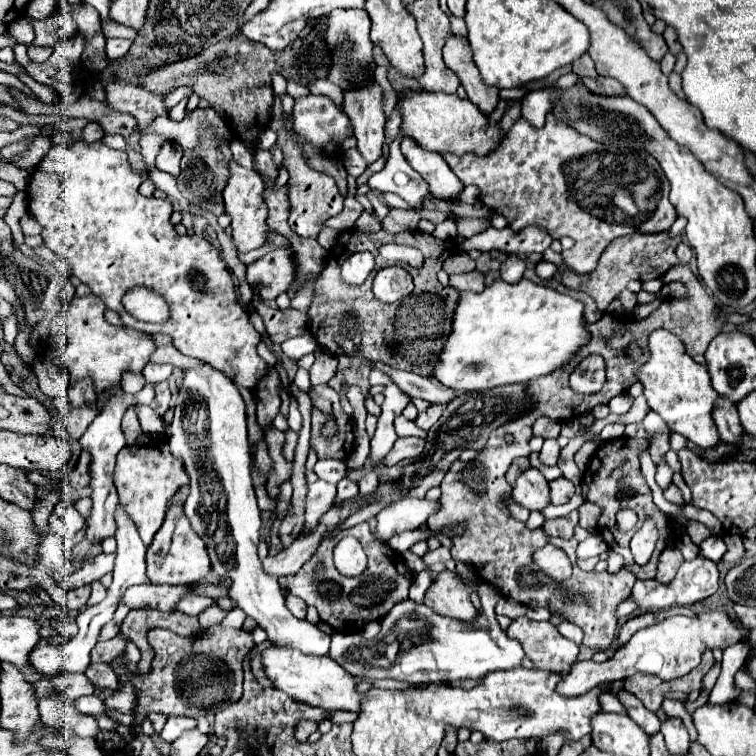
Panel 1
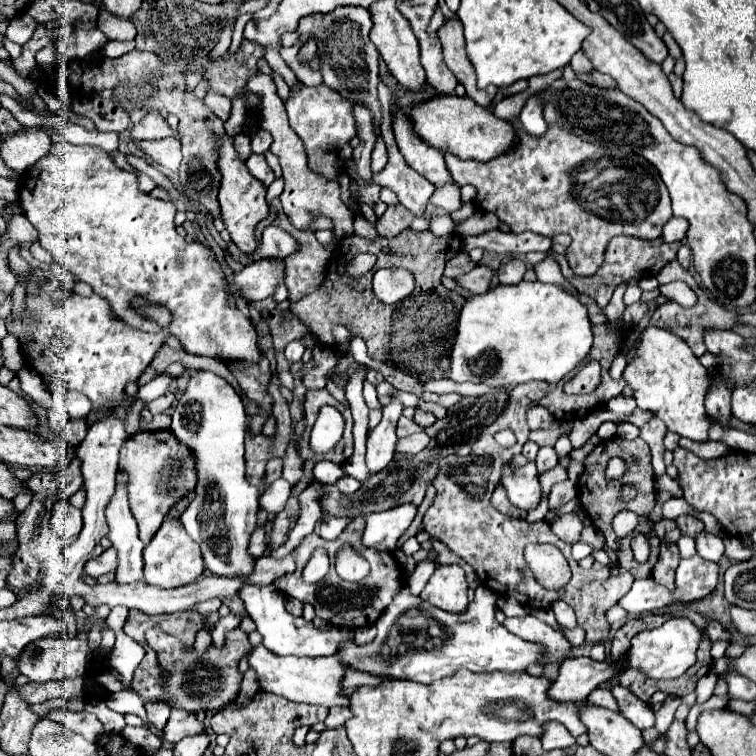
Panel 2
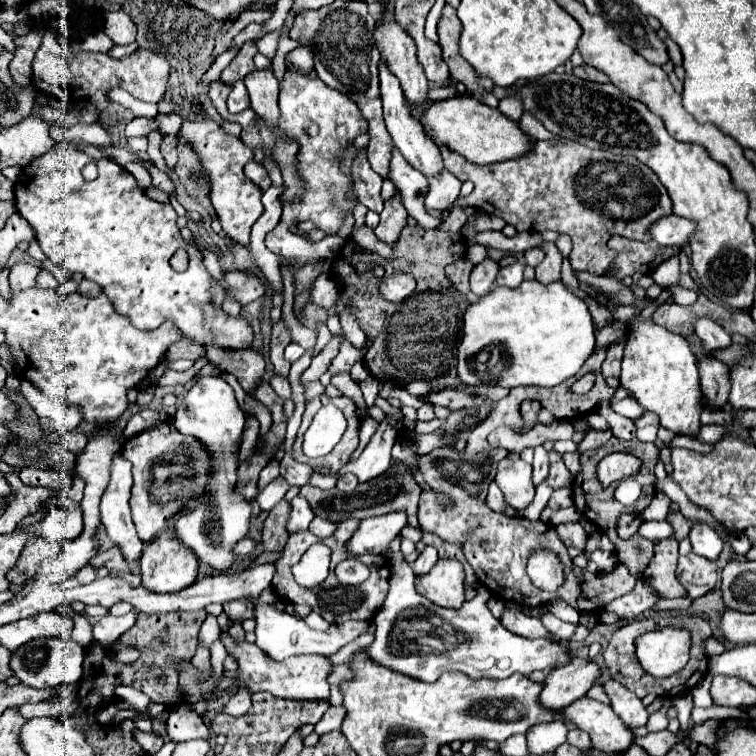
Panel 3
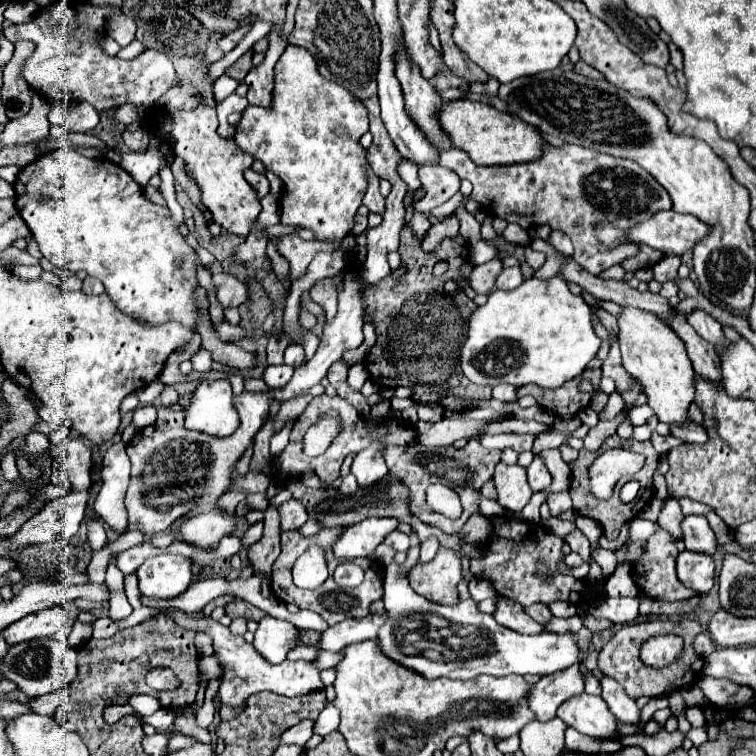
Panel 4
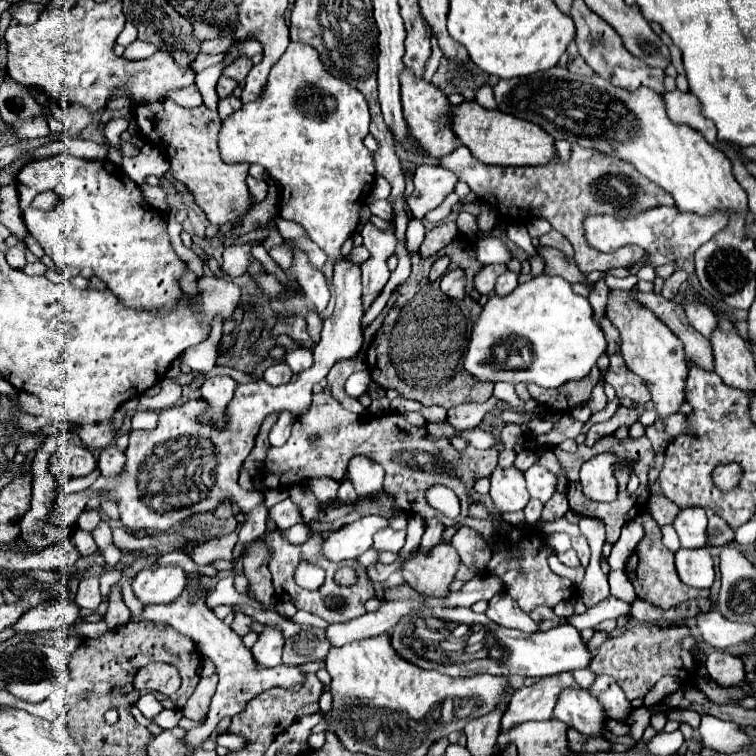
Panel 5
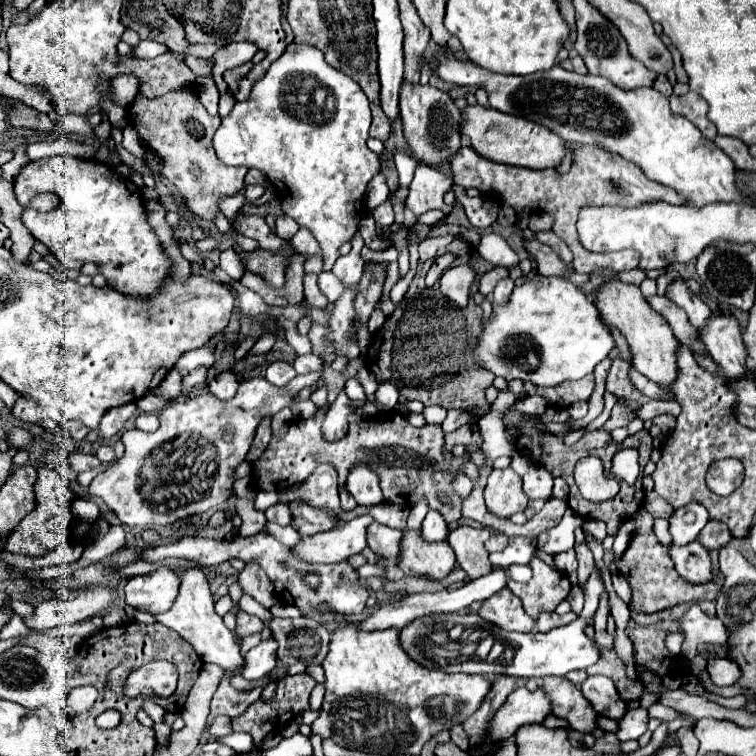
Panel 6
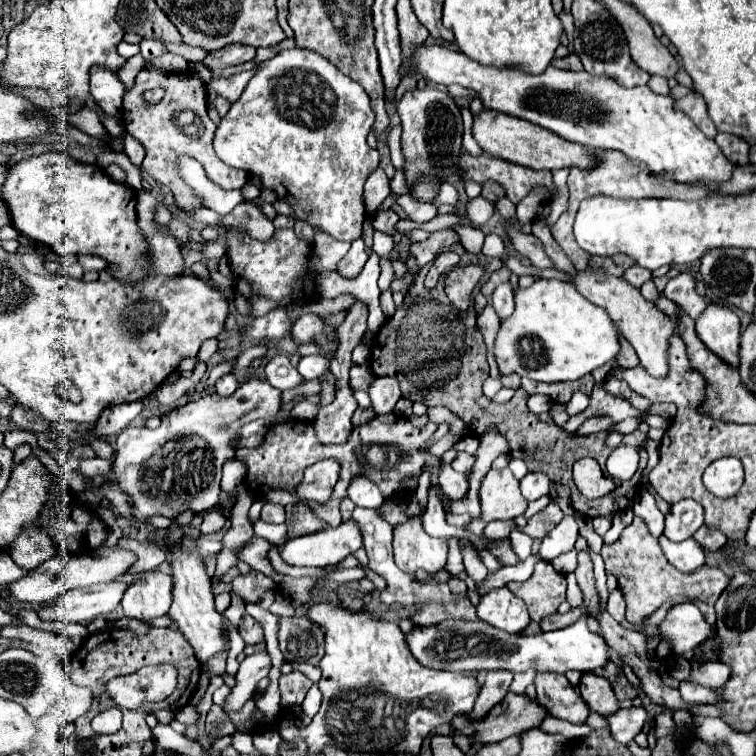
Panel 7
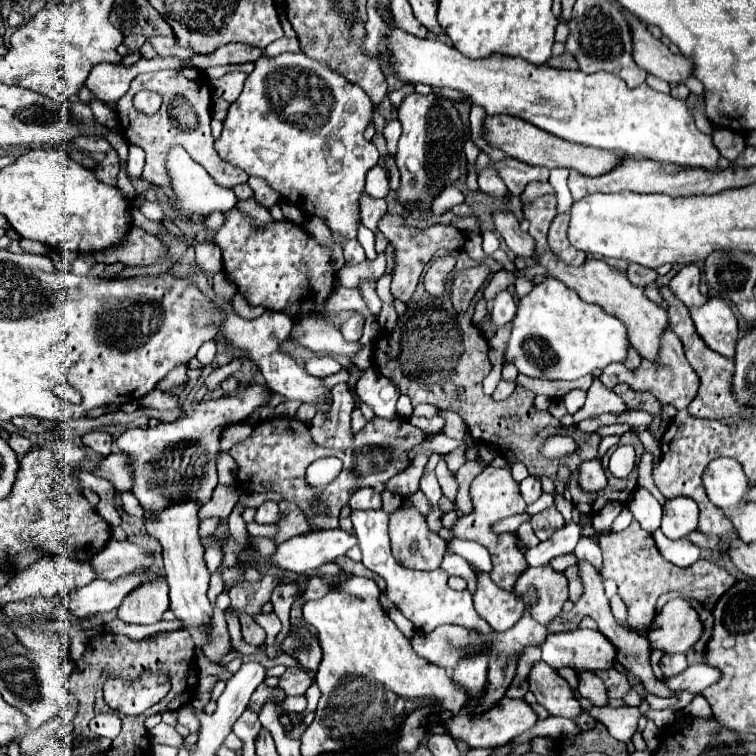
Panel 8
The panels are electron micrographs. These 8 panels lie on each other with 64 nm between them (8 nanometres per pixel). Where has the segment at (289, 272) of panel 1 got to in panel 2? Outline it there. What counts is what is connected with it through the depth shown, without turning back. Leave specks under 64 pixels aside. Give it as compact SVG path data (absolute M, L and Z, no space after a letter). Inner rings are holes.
M262 258L258 262L248 264L242 272L234 274L234 284L242 292L242 298L246 300L264 300L272 298L278 284L282 284L286 278L284 262L280 258L268 260Z

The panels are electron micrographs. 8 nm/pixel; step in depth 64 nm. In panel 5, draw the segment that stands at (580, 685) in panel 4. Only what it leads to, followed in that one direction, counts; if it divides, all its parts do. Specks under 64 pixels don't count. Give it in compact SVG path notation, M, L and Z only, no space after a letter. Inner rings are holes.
M572 672L554 674L552 678L536 680L530 688L520 688L514 692L508 712L502 716L500 730L508 732L512 726L528 720L550 720L552 710L560 698L560 692L566 688L580 688Z

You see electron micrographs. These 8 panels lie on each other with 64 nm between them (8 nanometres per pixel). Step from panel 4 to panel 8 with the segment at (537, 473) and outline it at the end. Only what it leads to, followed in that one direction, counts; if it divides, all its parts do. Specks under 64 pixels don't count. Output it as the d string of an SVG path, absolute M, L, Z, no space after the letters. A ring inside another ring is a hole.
M528 476L526 480L520 482L520 492L522 492L522 498L526 500L526 504L532 504L534 500L538 500L542 496L542 484L536 476Z

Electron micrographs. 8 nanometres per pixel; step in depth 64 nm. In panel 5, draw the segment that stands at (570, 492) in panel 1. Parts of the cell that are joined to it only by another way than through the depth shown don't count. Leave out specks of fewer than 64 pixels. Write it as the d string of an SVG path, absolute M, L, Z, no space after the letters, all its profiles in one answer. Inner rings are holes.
M554 492L554 496L548 500L548 504L544 506L542 512L542 520L556 520L562 518L566 512L570 510L568 506L568 498L564 492Z

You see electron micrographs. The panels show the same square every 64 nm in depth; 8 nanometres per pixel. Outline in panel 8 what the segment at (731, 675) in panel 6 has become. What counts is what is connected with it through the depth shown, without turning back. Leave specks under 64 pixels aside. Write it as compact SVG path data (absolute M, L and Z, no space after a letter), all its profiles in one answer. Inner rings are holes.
M704 662L704 664L692 664L692 666L688 666L686 672L678 674L674 678L666 678L666 684L676 694L680 694L682 690L702 692L704 688L716 684L716 680L720 680L720 670L716 670L714 666L708 666Z

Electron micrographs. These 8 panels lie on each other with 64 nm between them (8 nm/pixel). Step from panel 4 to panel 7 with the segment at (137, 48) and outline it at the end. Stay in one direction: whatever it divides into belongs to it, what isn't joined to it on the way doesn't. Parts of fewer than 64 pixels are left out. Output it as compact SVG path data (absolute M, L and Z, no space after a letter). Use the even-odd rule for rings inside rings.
M142 40L140 42L140 54L146 62L162 56L164 52L166 52L166 48L162 42L156 42L156 40Z

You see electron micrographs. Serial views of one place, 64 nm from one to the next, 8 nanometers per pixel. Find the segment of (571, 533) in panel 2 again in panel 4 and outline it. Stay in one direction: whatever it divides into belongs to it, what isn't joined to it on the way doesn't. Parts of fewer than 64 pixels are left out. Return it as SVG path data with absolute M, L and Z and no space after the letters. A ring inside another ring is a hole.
M578 528L572 534L568 534L564 540L570 544L572 552L578 552L584 560L590 558L590 542L588 542L588 538Z

